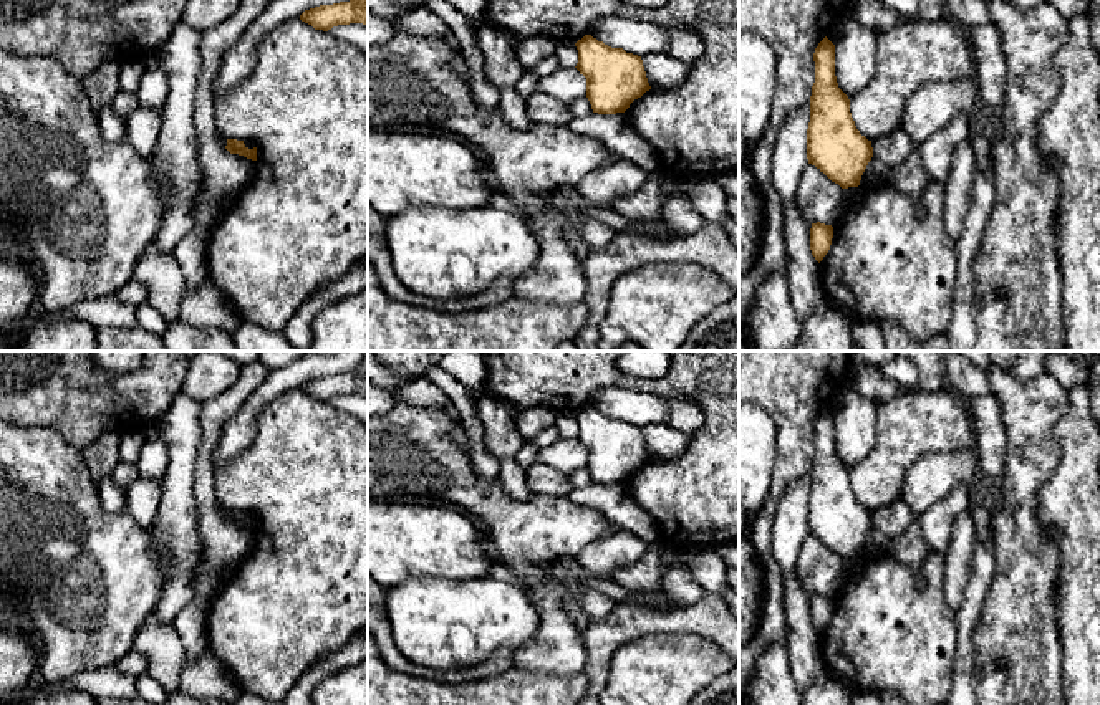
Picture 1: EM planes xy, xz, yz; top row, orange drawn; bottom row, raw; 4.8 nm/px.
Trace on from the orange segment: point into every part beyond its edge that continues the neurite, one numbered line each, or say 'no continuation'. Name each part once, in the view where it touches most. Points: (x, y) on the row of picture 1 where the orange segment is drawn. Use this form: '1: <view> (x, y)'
no continuation

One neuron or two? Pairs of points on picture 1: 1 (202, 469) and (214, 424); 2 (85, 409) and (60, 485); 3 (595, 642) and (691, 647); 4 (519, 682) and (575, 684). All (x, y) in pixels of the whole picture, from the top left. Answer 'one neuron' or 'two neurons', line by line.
1: one neuron
2: two neurons
3: two neurons
4: one neuron

